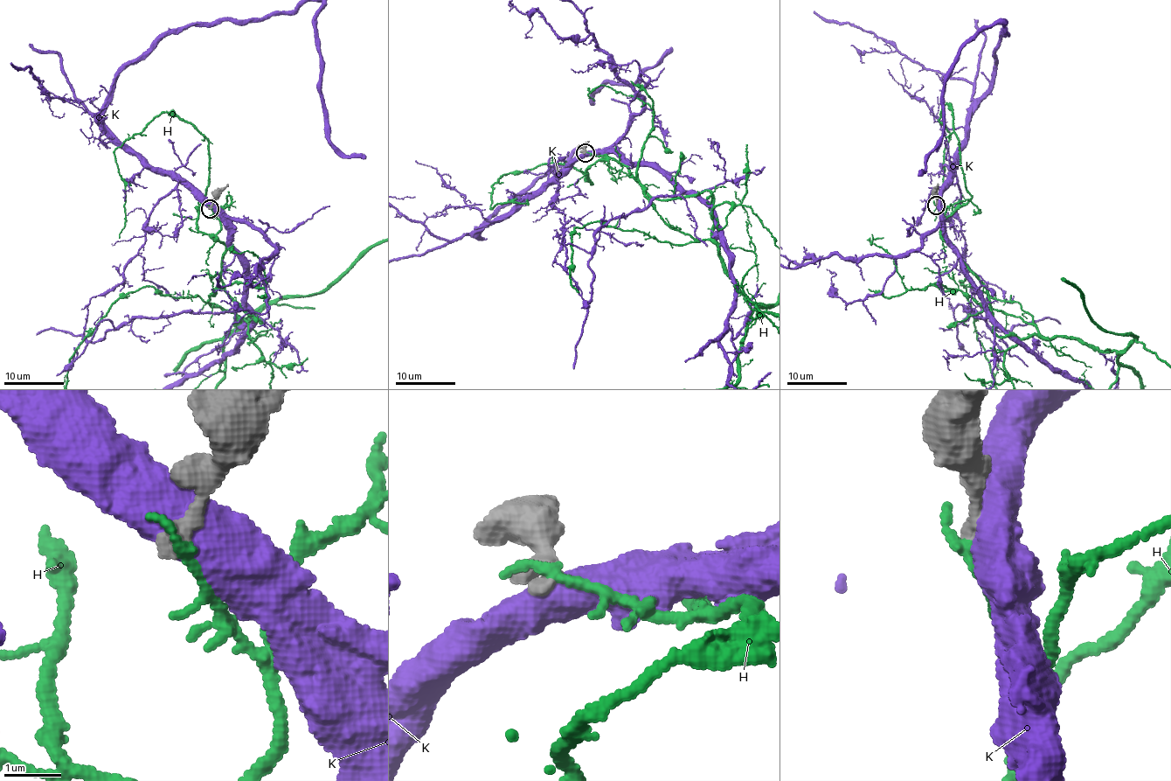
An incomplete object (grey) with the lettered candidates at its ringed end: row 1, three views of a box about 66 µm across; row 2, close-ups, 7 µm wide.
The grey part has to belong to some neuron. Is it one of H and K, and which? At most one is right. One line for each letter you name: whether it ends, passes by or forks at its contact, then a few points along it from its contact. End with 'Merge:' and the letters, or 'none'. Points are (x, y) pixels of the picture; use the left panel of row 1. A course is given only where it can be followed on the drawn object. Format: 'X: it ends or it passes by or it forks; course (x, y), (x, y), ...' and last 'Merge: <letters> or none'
Merge: none

